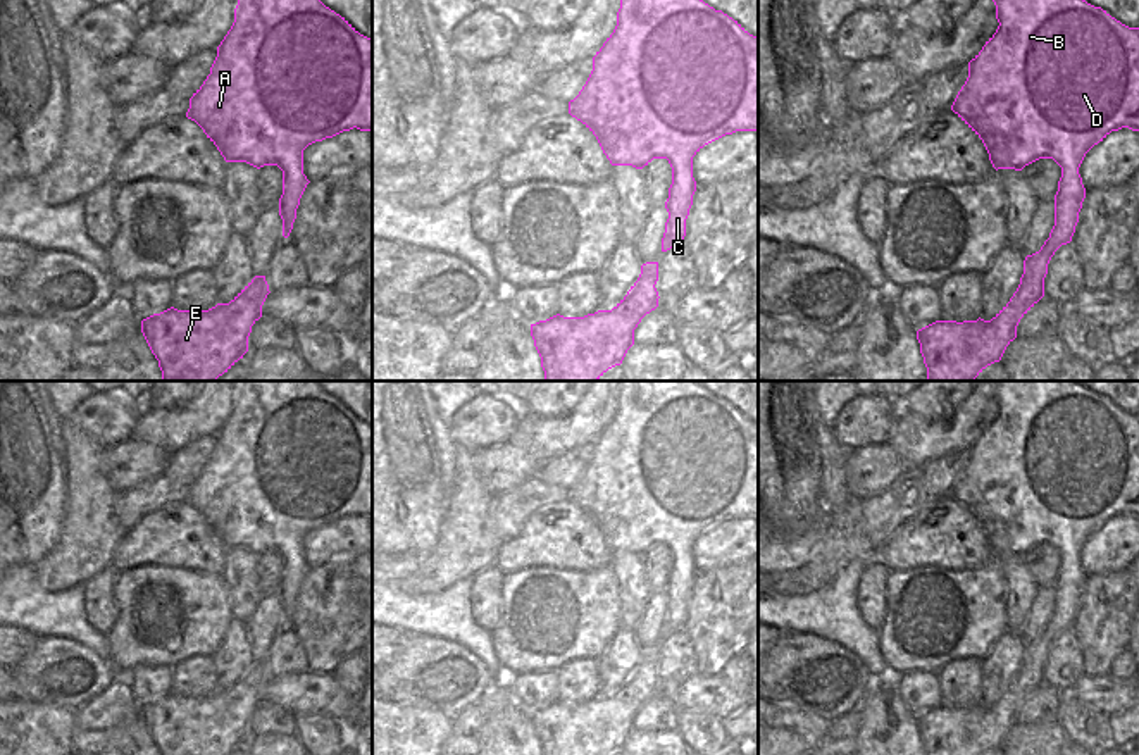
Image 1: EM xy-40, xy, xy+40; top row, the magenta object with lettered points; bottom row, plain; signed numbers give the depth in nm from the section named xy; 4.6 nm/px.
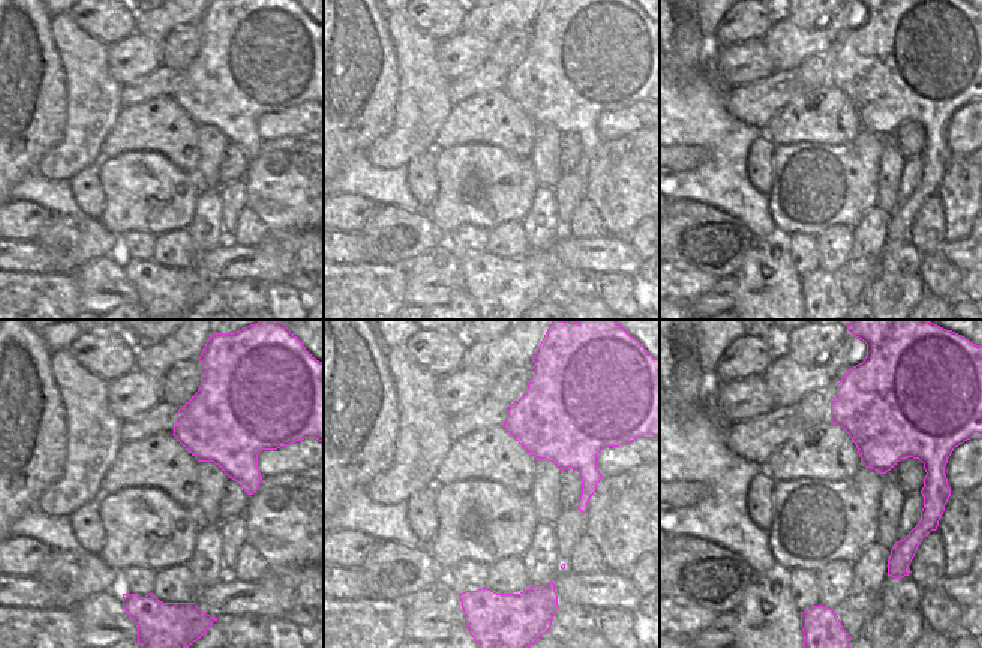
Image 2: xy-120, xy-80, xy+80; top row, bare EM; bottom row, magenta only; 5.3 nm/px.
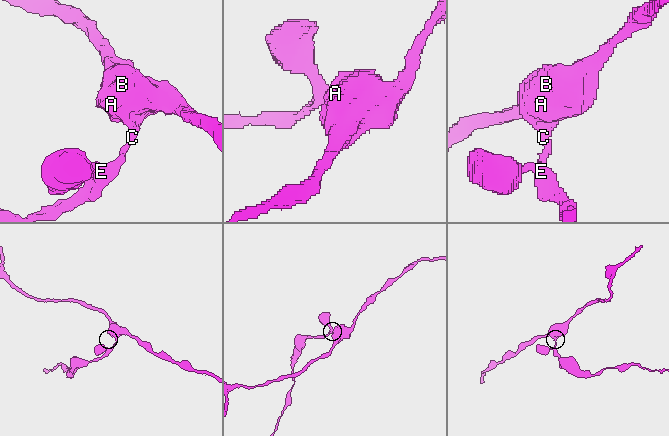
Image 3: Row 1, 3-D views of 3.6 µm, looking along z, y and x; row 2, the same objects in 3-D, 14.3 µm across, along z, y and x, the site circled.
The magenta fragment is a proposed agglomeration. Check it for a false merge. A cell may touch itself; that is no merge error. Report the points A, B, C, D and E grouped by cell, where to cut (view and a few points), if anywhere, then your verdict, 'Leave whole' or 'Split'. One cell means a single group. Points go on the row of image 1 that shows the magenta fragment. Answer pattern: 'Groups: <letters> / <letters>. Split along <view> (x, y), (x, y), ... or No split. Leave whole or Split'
Groups: A B C D / E. Split along xy+40 (1050, 237), (1060, 245). Split.

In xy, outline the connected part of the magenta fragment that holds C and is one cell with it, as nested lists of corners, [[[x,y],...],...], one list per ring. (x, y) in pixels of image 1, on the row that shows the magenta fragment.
[[[620,0],[617,26],[593,57],[593,71],[579,95],[569,102],[569,114],[596,136],[612,165],[643,169],[653,159],[669,160],[672,184],[665,202],[669,219],[663,238],[672,246],[682,245],[696,191],[693,157],[725,134],[758,131],[758,38],[703,0]]]

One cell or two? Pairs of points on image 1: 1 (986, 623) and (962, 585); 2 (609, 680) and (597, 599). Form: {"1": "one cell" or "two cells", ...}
{"1": "one cell", "2": "two cells"}

